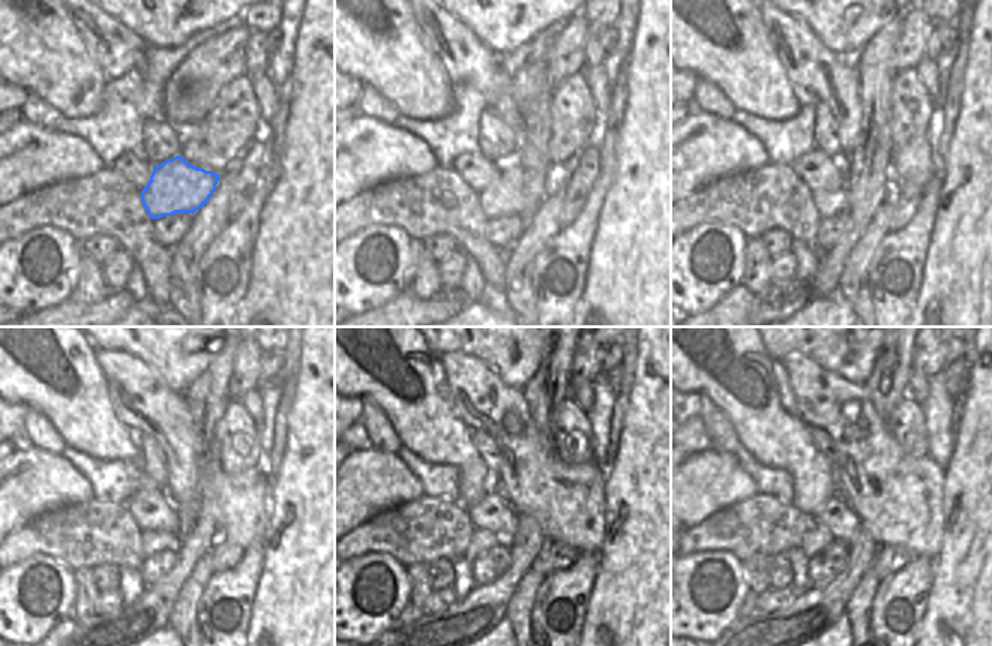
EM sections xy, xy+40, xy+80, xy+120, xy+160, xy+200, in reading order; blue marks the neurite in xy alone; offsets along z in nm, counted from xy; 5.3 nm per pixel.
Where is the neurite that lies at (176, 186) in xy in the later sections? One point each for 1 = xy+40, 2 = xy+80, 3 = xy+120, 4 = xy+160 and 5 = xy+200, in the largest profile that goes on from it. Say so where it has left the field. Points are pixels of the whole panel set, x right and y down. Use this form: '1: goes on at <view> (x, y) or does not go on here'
1: goes on at xy+40 (503, 197)
2: goes on at xy+80 (826, 203)
3: goes on at xy+120 (152, 541)
4: goes on at xy+160 (480, 540)
5: goes on at xy+200 (815, 538)

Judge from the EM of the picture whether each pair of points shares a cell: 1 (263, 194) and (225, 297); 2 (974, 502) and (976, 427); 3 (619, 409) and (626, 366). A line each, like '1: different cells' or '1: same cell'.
1: same cell
2: same cell
3: same cell

